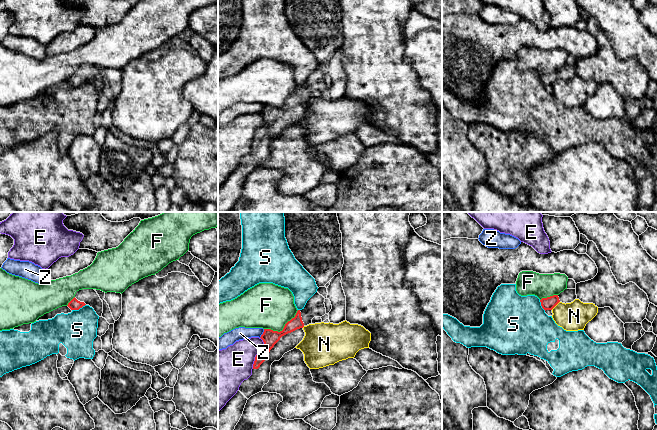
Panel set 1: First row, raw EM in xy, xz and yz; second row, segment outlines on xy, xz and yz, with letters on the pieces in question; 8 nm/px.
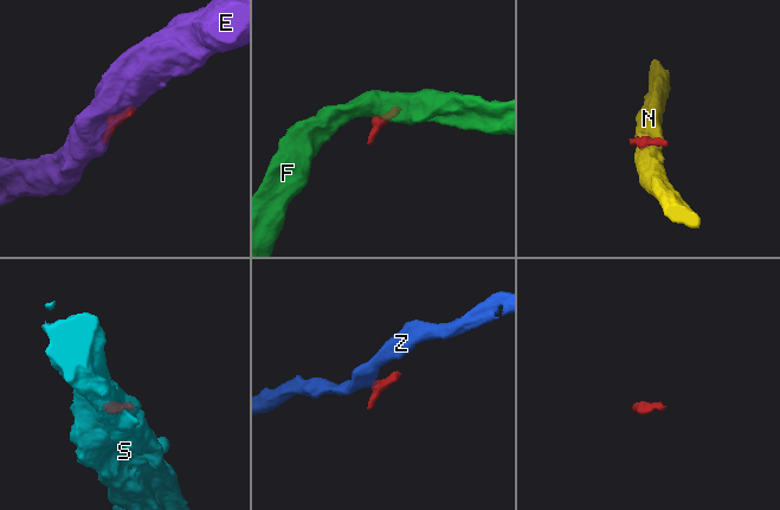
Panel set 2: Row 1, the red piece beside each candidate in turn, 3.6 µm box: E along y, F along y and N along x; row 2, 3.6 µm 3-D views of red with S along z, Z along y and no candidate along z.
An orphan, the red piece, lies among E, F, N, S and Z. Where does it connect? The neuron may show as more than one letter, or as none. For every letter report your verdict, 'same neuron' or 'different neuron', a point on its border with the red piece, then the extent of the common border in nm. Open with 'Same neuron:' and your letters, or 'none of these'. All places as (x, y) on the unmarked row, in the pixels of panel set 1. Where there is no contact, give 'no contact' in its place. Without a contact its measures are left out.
Same neuron: none of these
E: different neuron; meets red in xz at (258, 129); contact 260 nm long
F: different neuron; meets red in xz at (283, 104); contact 320 nm long
N: different neuron; meets red in yz at (555, 81); contact 100 nm long
S: different neuron; meets red in xy at (78, 85); contact 120 nm long
Z: different neuron; meets red in xz at (263, 109); contact 80 nm long

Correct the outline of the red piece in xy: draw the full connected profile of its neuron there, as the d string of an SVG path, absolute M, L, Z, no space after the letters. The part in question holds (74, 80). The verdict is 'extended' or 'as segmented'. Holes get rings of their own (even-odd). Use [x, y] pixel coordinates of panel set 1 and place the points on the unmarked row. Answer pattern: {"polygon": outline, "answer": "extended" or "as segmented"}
{"polygon": "M82 65L77 67L75 73L67 82L71 86L79 86L85 81L92 83L99 93L102 92L103 78L94 65Z", "answer": "extended"}

